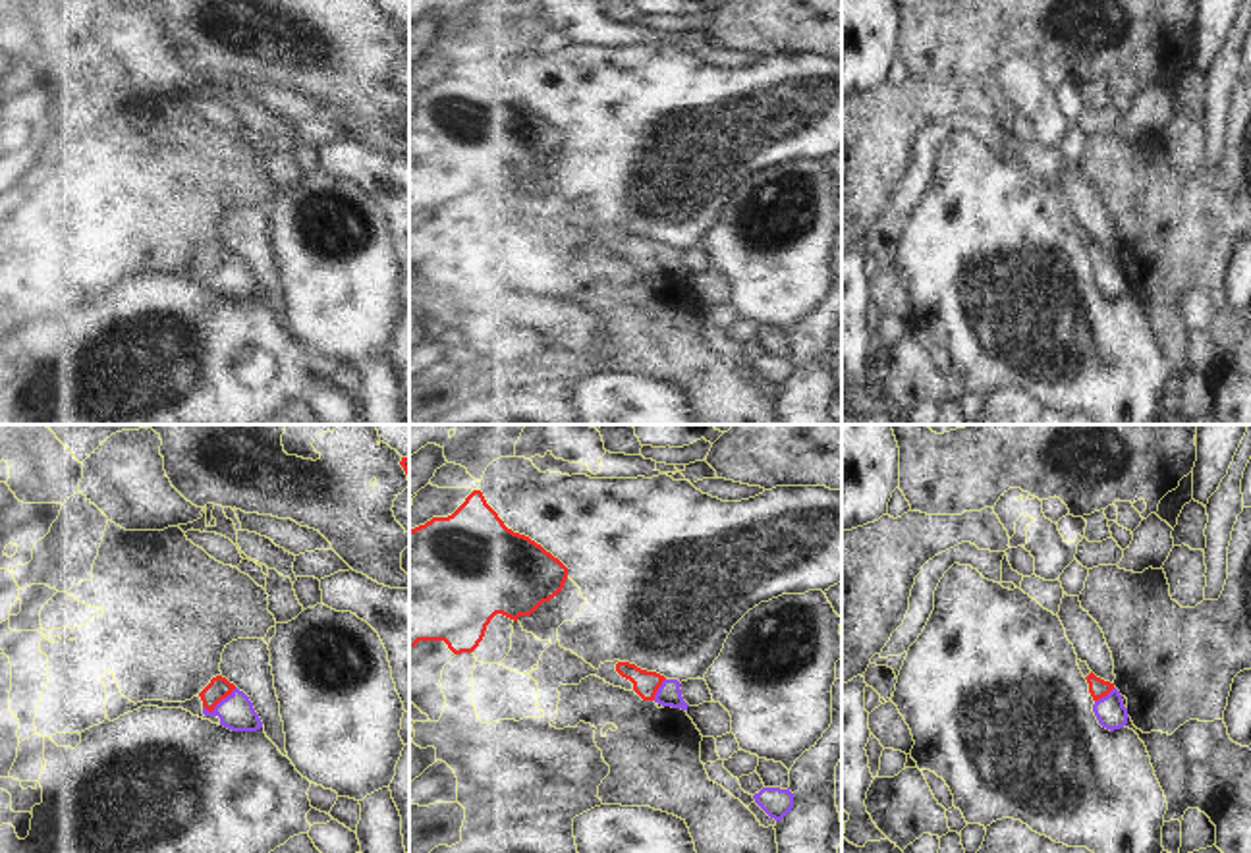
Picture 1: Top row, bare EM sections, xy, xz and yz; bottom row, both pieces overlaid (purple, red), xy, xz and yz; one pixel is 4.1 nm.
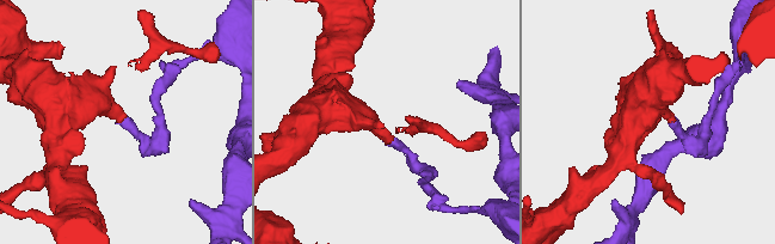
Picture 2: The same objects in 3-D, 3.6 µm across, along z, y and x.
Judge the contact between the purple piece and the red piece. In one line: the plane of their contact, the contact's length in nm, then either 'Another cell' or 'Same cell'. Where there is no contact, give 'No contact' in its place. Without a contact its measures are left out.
Touches purple in xy. Shared border 170 nm. Same cell

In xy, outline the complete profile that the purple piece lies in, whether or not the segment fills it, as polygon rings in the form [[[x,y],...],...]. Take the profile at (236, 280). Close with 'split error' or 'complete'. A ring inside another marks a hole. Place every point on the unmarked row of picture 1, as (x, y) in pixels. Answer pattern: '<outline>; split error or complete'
[[[216,243],[199,261],[205,284],[218,284],[220,293],[232,299],[257,299],[263,295],[249,264],[226,245]]]; split error

